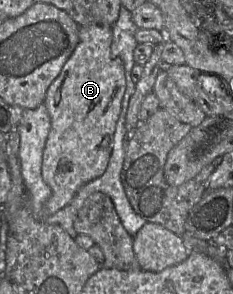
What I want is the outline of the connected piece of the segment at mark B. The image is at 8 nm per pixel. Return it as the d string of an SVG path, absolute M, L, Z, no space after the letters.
M80 26L75 50L47 90L44 104L51 128L43 151L42 177L52 191L45 204L48 216L67 206L83 185L100 177L108 166L126 90L125 67L111 54L112 40L112 26Z

